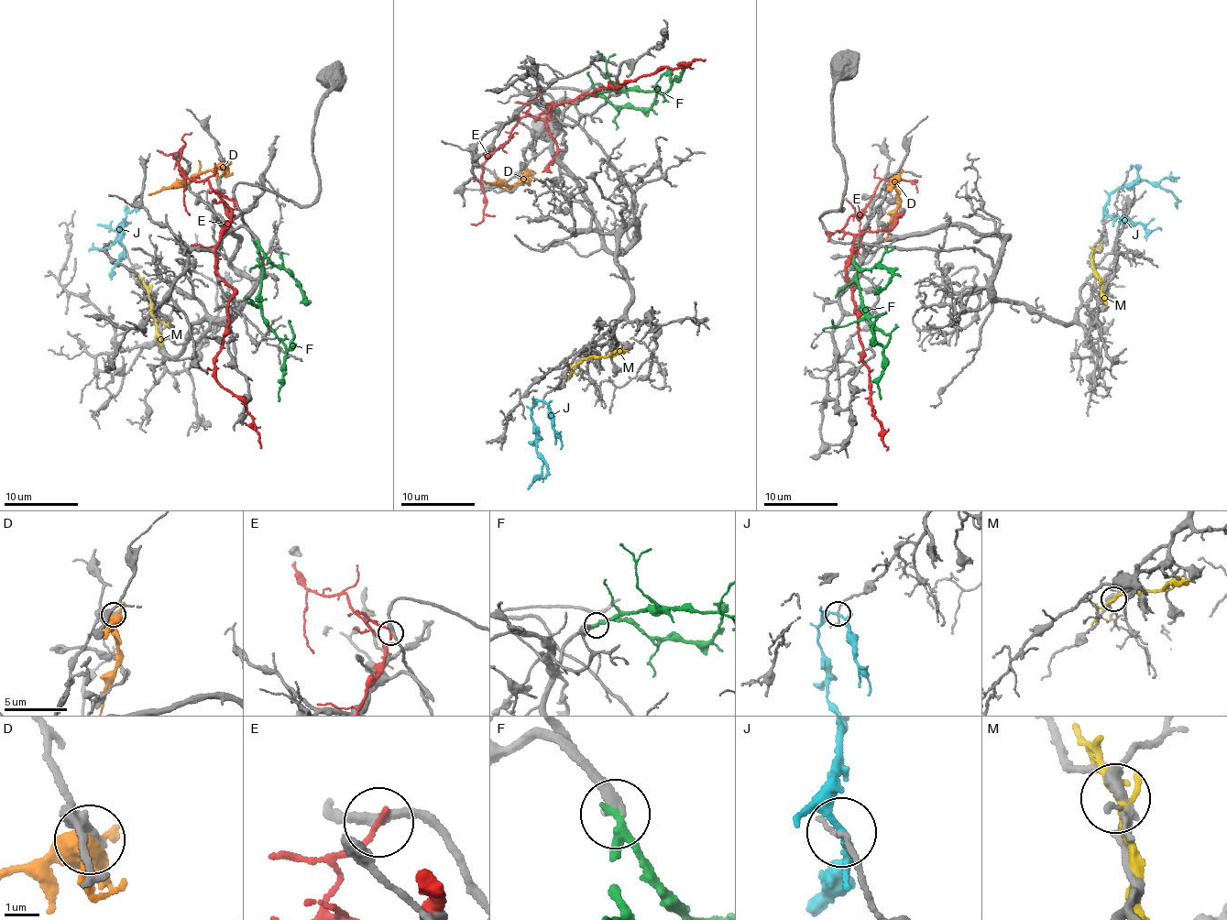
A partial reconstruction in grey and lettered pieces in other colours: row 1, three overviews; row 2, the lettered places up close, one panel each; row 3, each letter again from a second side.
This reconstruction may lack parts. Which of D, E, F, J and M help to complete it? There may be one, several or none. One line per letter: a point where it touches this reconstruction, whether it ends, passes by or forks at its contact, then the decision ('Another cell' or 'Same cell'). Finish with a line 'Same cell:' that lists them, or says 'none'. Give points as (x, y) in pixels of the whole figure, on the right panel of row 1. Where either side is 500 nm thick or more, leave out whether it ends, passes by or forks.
D: Touches grey at (895, 177). It forks there. Another cell
E: Touches grey at (829, 236). It ends there. Another cell
F: Touches grey at (854, 258). It passes by. Same cell
J: Touches grey at (1109, 216). It forks there. Another cell
M: Touches grey at (1092, 257). It passes by. Another cell
Same cell: F

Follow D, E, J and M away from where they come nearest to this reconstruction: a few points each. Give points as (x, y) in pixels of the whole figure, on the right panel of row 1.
D: (894, 176), (898, 202), (895, 210), (890, 213), (891, 224), (884, 241)
E: (830, 237), (841, 230), (854, 236), (847, 281), (870, 383), (870, 405), (886, 451)
J: (1109, 216), (1109, 196), (1143, 180), (1173, 193), (1177, 209)
M: (1093, 257), (1095, 278), (1101, 282), (1101, 299), (1106, 304)

